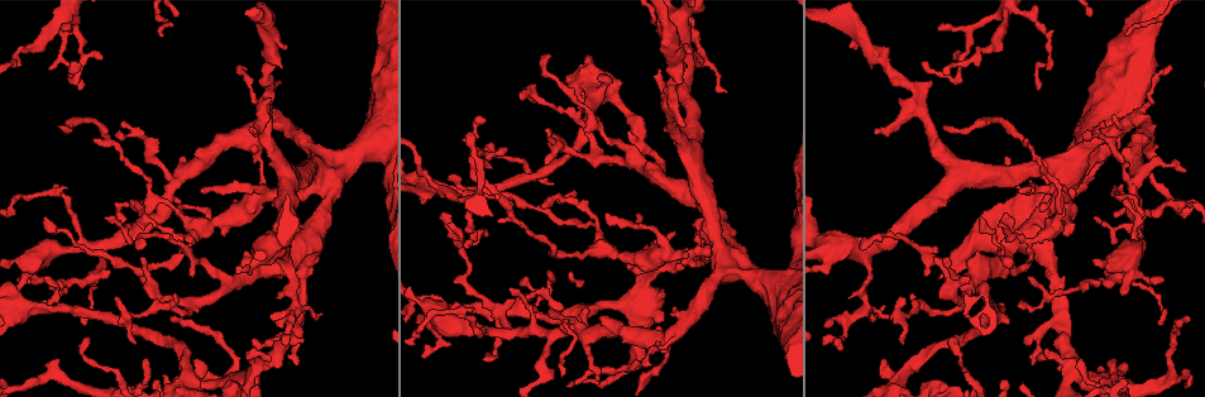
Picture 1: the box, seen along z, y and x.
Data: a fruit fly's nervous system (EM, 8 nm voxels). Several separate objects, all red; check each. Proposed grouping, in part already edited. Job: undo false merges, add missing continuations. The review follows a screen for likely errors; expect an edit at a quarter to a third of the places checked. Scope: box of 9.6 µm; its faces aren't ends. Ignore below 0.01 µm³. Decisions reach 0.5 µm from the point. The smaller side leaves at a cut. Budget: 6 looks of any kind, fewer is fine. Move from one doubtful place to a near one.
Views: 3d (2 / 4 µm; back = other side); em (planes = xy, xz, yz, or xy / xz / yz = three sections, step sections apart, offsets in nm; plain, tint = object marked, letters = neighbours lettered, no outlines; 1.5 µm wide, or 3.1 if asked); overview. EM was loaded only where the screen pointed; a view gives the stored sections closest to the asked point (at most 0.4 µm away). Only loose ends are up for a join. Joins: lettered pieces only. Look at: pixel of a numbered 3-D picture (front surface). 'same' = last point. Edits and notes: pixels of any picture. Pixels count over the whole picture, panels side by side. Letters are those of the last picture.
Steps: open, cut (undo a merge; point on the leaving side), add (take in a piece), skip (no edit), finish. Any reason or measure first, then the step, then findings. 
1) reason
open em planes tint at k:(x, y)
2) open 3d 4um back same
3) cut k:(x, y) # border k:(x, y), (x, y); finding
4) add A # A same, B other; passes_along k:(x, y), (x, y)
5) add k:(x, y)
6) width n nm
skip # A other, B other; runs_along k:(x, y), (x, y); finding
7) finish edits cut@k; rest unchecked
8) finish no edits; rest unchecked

sharp bend
open em xy step 4 tint at 1:(461, 313)

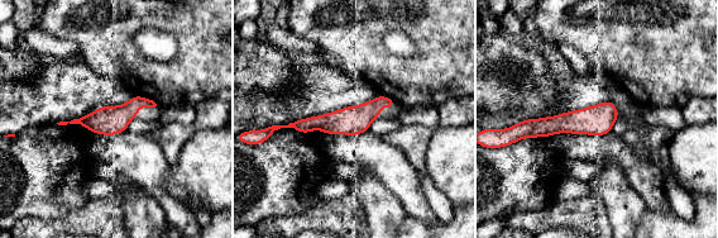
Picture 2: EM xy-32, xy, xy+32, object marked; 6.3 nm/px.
open em planes letters same

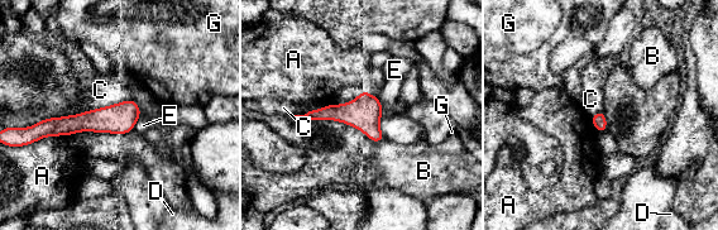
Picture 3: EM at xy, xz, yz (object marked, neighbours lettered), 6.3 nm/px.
longest_contact C 320 nm
skip # A other, B other, C other, D other, E other, G other; border 3:(376, 96), (382, 106), (382, 116); continuous, no second neuron

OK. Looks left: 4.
open em planes letters at 1:(1115, 215)

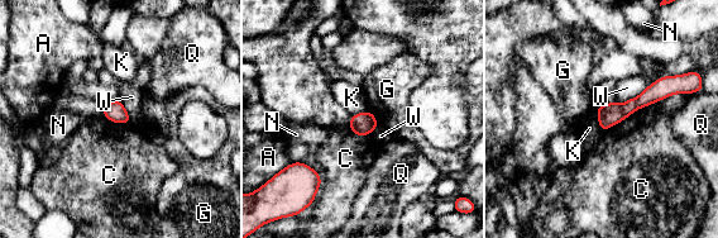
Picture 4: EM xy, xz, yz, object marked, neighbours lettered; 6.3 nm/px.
skip # A other, C other, G other, K other, N other, Q other, W other; border 4:(368, 109), (352, 115); no lettered piece goes on from it

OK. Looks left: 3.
an open end
open 3d 4um at 1:(1099, 123)

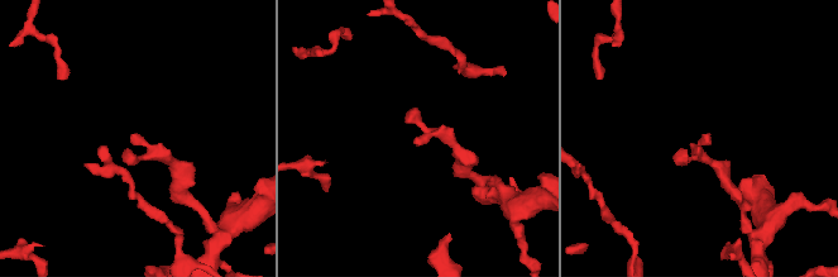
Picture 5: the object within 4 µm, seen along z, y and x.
open em xy step 8 tint at 5:(703, 135)

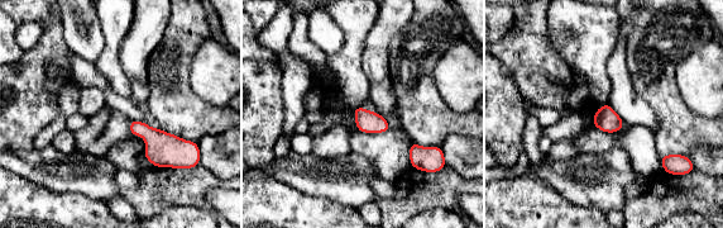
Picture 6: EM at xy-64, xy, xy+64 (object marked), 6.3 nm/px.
cut it another way
open em planes letters same

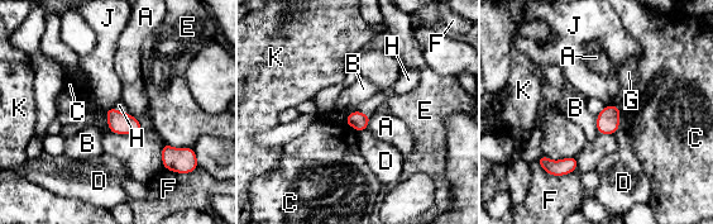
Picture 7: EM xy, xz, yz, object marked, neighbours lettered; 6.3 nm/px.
skip # A other, B other, C other, D other, E other, F other, G other, H other, J other, K other; border 7:(114, 106), (128, 114); no lettered piece goes on from it

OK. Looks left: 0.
finish no edits; rest unchecked

